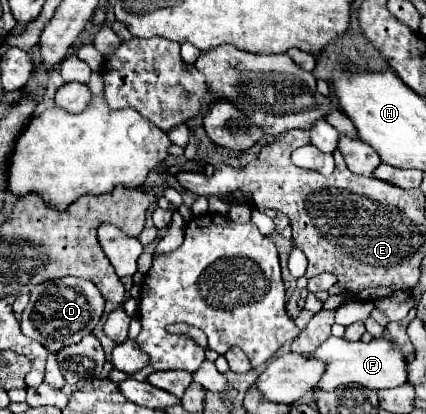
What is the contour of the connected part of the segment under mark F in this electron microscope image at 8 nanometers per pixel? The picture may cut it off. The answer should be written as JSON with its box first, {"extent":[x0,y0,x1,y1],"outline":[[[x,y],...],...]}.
{"extent":[311,336,407,392],"outline":[[[331,336],[315,352],[311,352],[311,356],[325,364],[325,372],[315,386],[317,390],[323,392],[333,392],[339,386],[349,386],[349,384],[359,384],[371,390],[383,390],[383,388],[397,388],[399,384],[407,382],[407,360],[385,338],[373,338],[369,344],[365,344]]]}

